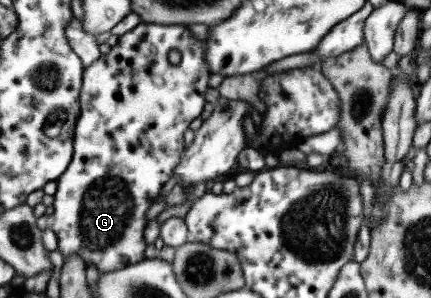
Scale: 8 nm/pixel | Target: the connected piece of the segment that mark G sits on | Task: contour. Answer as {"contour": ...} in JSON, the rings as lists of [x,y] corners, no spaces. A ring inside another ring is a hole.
{"contour":[[[140,22],[136,27],[118,37],[117,46],[99,60],[95,61],[91,66],[87,66],[84,72],[84,85],[80,96],[81,116],[78,117],[74,140],[74,155],[71,164],[67,170],[58,178],[58,190],[54,195],[53,213],[54,222],[52,230],[57,237],[57,246],[64,257],[72,257],[72,254],[79,254],[83,257],[86,264],[93,264],[96,270],[101,273],[113,273],[118,270],[125,269],[126,266],[144,261],[145,259],[145,226],[147,226],[147,218],[145,212],[149,210],[151,200],[156,199],[159,195],[159,186],[163,186],[169,178],[171,178],[171,170],[175,170],[175,166],[179,164],[181,158],[181,150],[183,150],[183,132],[189,126],[191,120],[195,120],[199,116],[199,112],[203,110],[201,106],[205,104],[205,90],[208,87],[210,71],[205,65],[204,55],[207,48],[204,42],[196,39],[189,31],[188,24],[178,25],[169,24],[162,25],[157,23]],[[171,50],[179,53],[181,60],[178,64],[170,64],[168,54]]]}

